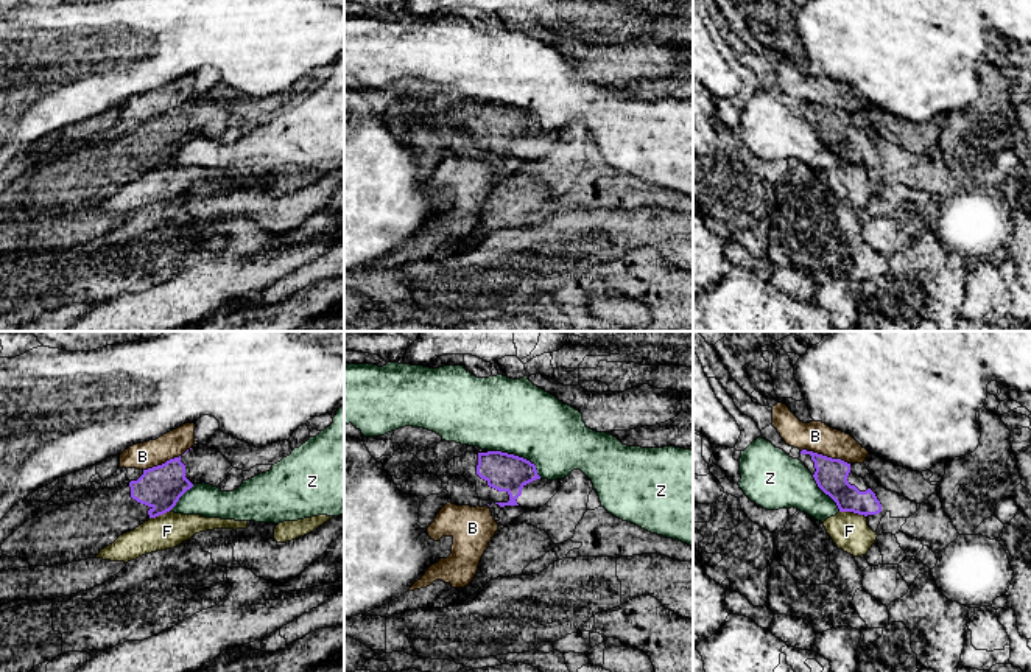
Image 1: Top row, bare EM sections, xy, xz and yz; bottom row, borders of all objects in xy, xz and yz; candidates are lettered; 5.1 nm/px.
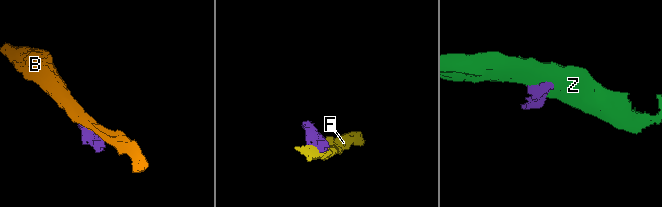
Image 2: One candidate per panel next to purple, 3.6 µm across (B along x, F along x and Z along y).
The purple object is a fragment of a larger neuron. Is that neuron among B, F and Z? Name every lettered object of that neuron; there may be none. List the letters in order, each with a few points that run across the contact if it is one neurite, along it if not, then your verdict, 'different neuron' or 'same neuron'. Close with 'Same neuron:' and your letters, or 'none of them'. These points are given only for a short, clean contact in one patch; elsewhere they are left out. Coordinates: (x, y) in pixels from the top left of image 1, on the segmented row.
B: line yz (801, 450), (840, 458), (849, 464); different neuron
F: line yz (840, 510), (852, 510), (865, 517); different neuron
Z: line xz (488, 450), (500, 450), (528, 459), (541, 478); different neuron
Same neuron: none of them

